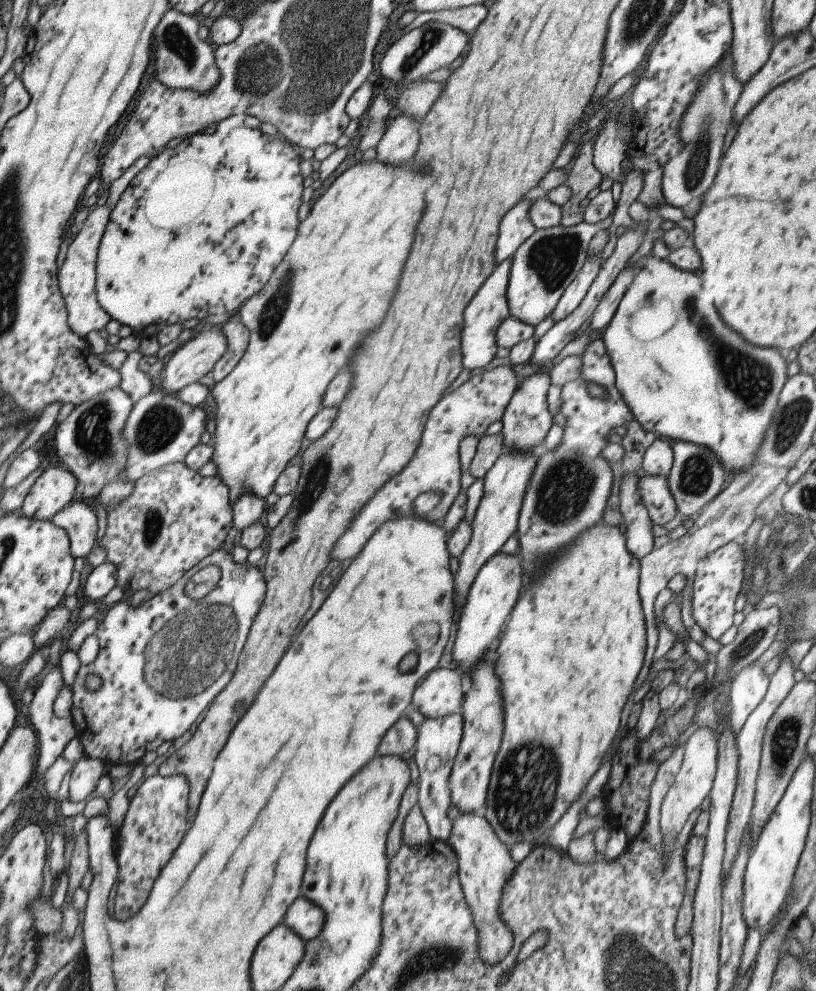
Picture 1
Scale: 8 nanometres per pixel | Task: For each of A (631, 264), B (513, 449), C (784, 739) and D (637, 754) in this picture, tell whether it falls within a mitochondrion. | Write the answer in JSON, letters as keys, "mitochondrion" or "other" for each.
{"A":"other","B":"other","C":"mitochondrion","D":"other"}

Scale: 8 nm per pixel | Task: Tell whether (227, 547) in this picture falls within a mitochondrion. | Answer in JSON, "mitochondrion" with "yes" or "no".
{"mitochondrion":"no"}

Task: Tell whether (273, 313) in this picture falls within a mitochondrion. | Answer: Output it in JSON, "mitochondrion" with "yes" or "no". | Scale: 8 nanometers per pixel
{"mitochondrion":"yes"}

